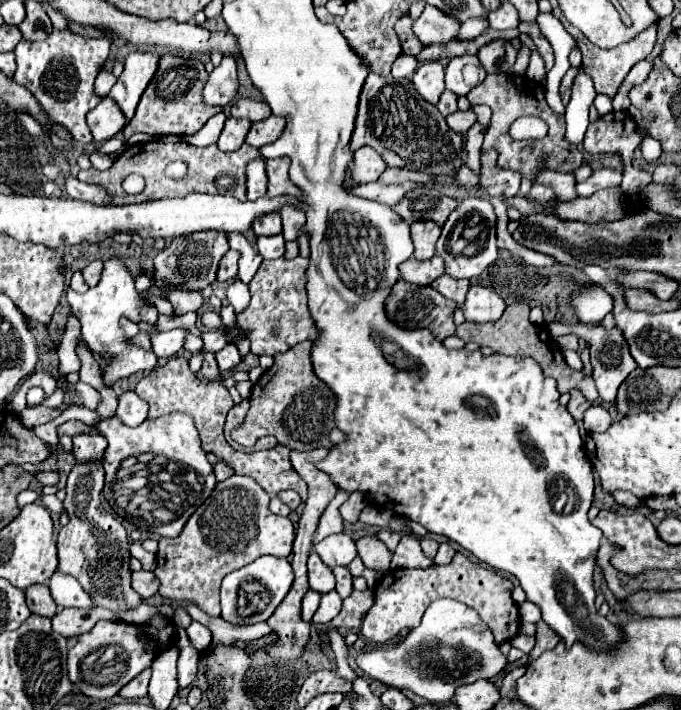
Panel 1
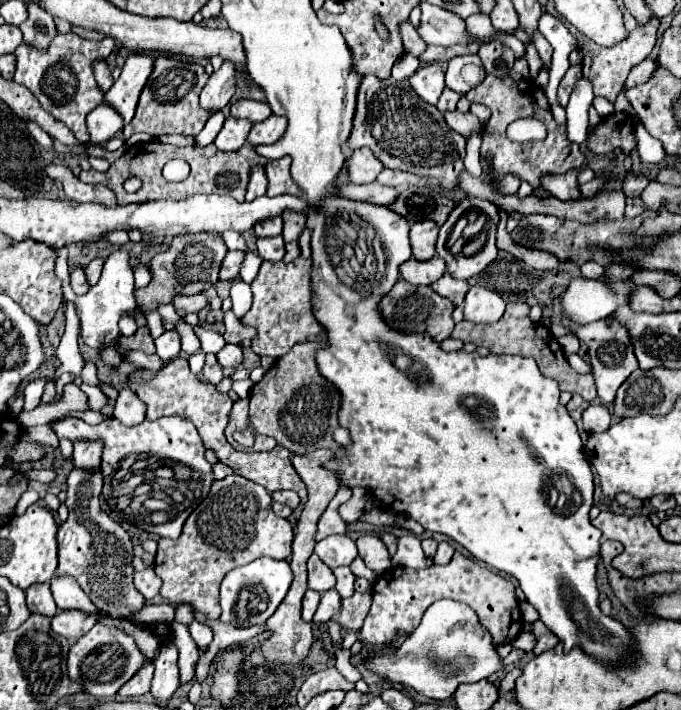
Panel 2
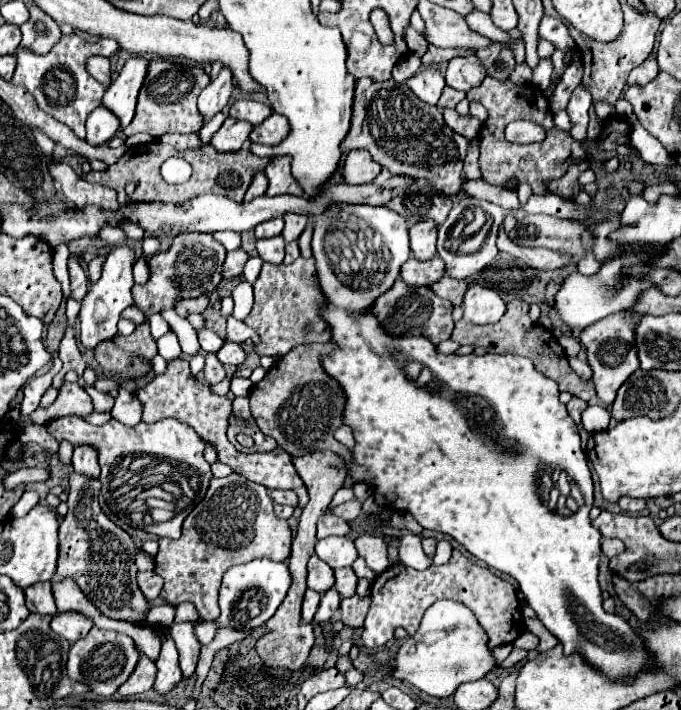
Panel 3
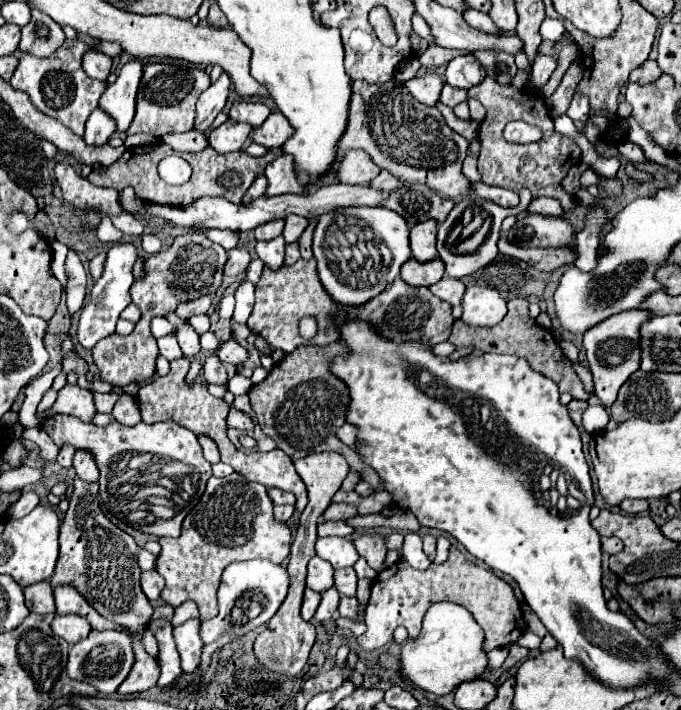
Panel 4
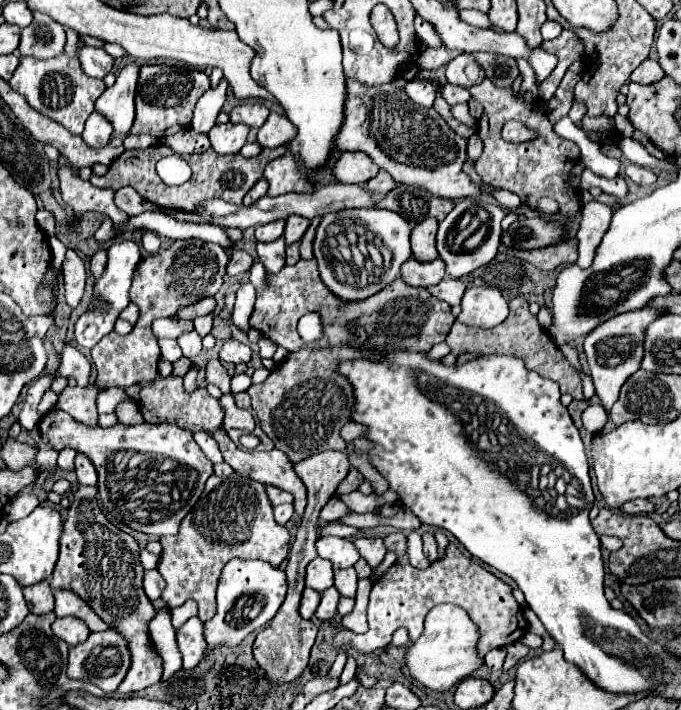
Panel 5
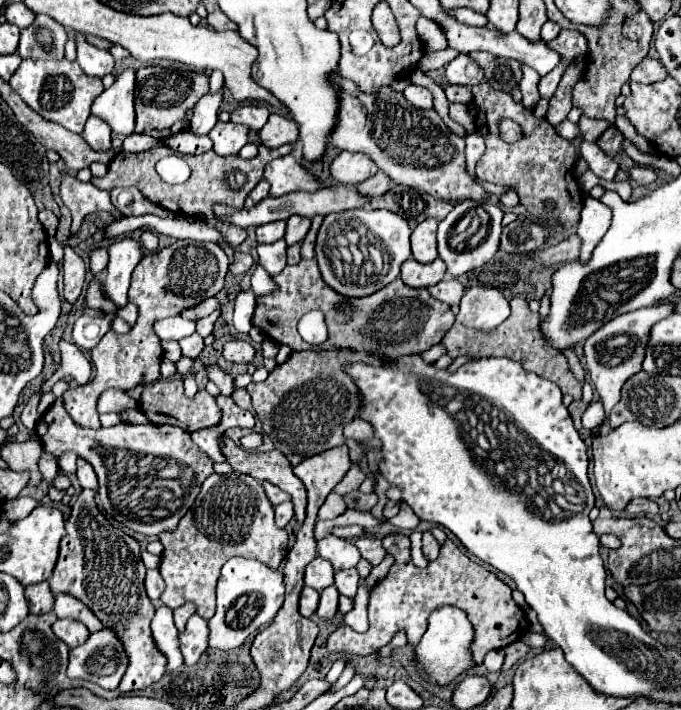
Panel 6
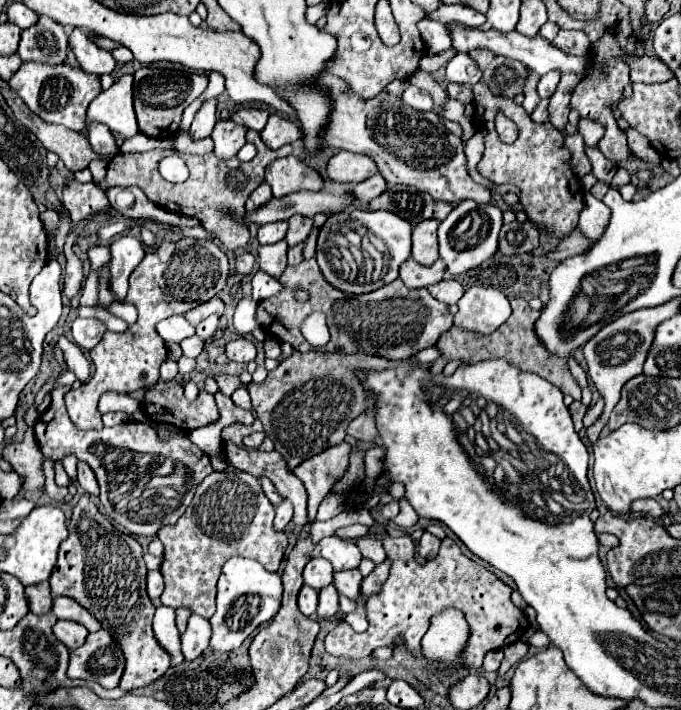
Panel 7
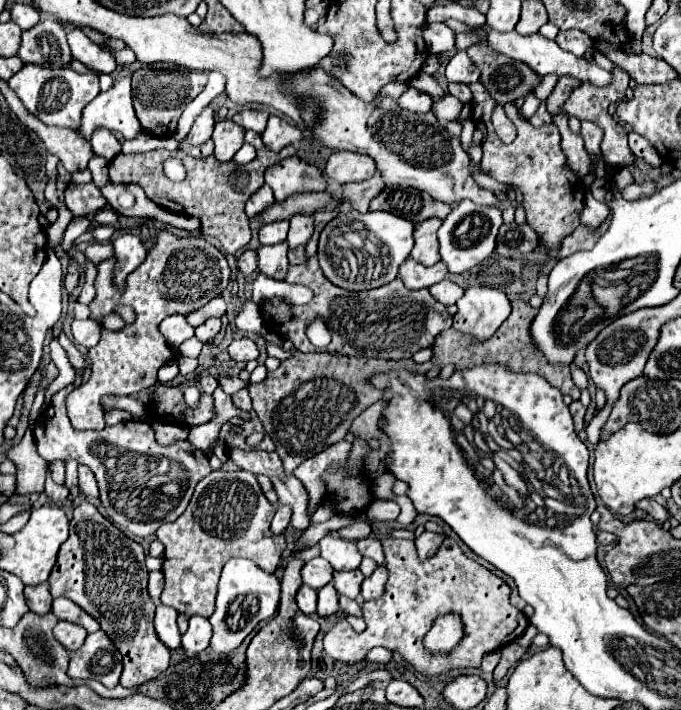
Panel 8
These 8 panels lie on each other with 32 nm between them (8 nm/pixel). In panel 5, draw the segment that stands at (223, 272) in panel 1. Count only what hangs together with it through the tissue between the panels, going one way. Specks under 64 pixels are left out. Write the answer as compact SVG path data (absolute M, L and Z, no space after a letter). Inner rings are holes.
M234 248L232 254L230 254L230 262L228 262L228 268L226 268L226 274L228 276L238 276L238 274L244 274L248 272L248 268L252 266L252 256L244 250L238 250Z

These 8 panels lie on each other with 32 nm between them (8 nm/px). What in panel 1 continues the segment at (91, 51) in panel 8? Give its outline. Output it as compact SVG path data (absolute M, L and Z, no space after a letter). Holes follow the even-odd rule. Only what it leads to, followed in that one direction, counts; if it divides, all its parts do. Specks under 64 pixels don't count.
M102 70L102 72L98 74L98 78L96 78L96 84L94 84L94 92L96 92L96 96L106 98L108 92L112 90L112 86L116 84L116 80L118 80L118 78L116 78L112 72Z

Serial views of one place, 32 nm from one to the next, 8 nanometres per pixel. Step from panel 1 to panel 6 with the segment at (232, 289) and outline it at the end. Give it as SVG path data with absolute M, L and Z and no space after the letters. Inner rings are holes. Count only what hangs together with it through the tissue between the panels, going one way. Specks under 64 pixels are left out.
M252 288L240 290L236 296L236 306L234 306L234 326L238 332L248 334L252 328L252 314L256 306L256 296Z

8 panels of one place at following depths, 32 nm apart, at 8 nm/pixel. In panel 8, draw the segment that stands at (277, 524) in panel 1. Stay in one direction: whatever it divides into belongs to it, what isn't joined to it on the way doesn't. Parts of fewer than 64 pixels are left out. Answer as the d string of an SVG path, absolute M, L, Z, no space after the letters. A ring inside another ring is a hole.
M216 470L202 478L194 490L194 496L184 510L184 514L170 524L162 524L156 532L156 538L164 544L164 564L162 564L162 574L166 580L164 592L162 592L162 604L172 606L178 612L184 612L188 616L200 614L204 618L210 618L214 612L214 600L216 600L216 584L222 572L222 566L234 558L248 558L260 564L264 572L276 572L282 552L286 550L286 538L282 534L272 534L270 522L276 514L276 506L268 502L264 492L260 490L260 484L254 474L246 470L236 470L236 472L226 472L226 470Z

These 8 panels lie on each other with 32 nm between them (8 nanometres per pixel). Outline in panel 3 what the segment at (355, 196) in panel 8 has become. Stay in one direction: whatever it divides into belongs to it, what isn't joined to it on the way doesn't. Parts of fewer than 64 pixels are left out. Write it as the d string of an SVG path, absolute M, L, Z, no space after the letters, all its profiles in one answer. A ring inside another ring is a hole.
M386 168L376 176L376 180L374 180L378 186L382 186L382 188L404 188L404 186L408 186L408 184L414 184L414 182L418 182L418 180L408 180L408 176L396 176L396 174L392 174L392 172L388 172Z

